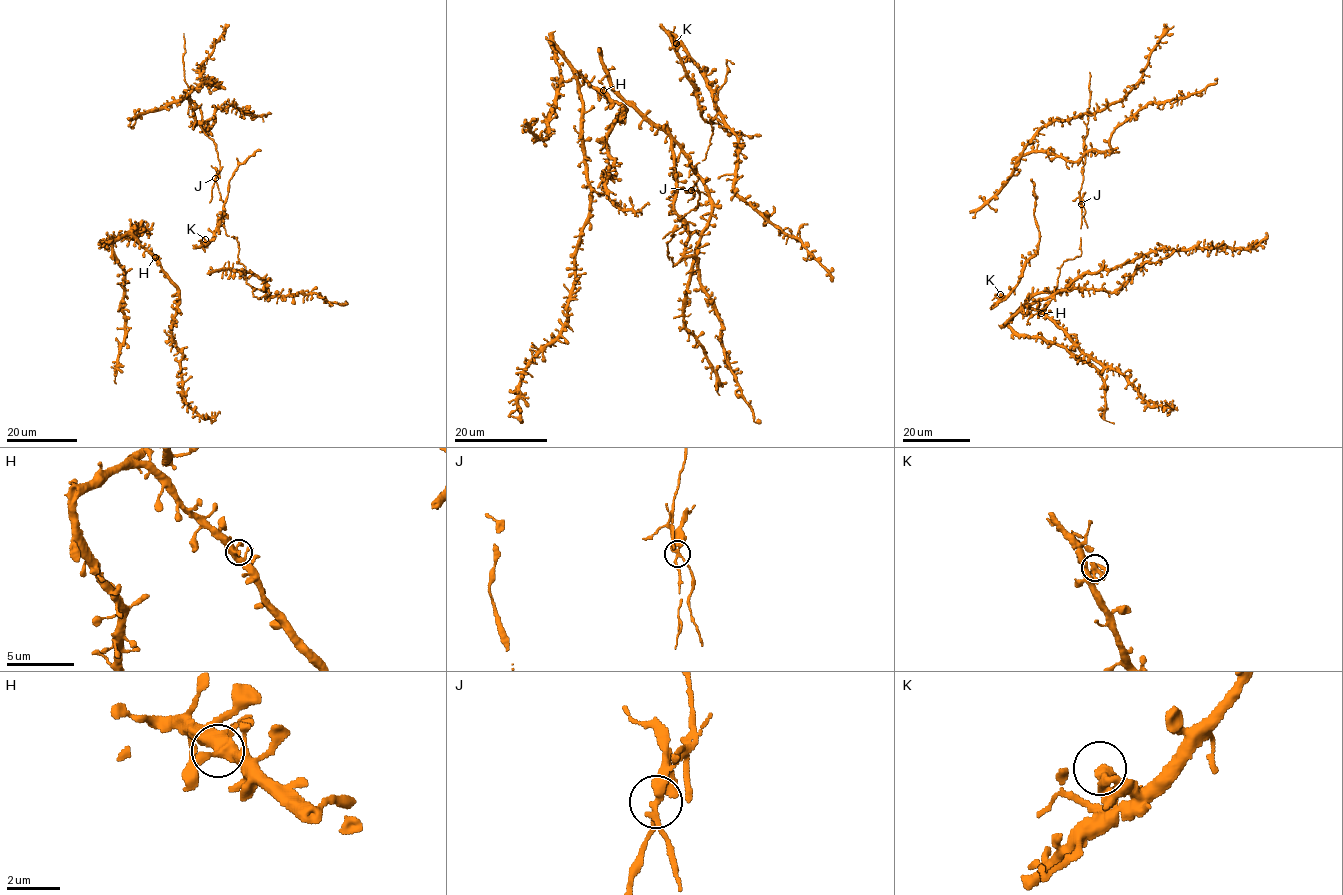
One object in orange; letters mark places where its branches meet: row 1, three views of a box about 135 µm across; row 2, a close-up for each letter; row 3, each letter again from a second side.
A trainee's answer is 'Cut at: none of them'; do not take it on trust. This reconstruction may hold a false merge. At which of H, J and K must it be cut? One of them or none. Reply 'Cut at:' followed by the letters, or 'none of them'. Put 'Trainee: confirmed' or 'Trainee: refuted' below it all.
Cut at: J
Trainee: refuted

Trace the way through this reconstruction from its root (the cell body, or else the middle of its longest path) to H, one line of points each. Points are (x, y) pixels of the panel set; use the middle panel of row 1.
H: (599, 194), (588, 182), (579, 74), (603, 90)

